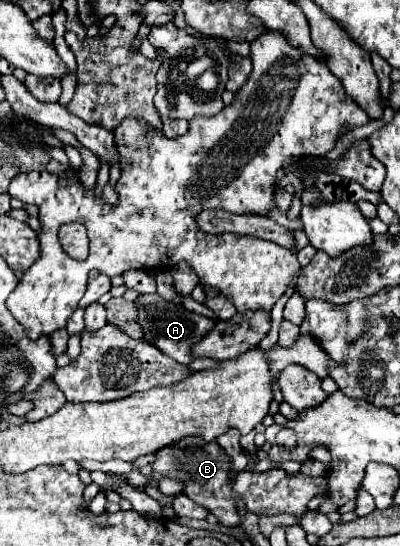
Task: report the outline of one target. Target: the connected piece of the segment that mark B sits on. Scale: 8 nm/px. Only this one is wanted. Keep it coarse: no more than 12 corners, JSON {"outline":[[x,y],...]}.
{"outline":[[218,442],[164,446],[152,464],[220,524],[248,514],[300,518],[324,478],[230,472]]}

